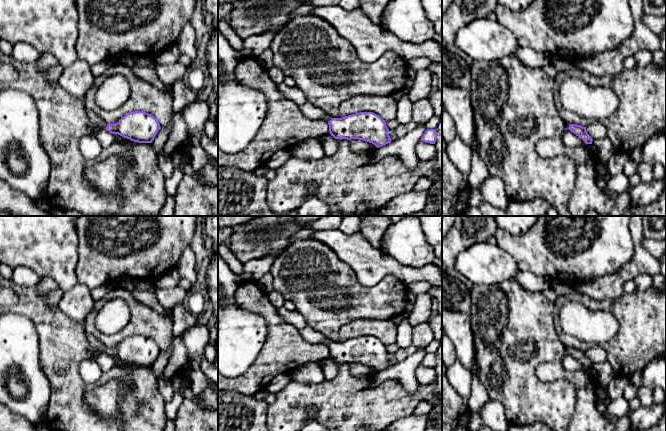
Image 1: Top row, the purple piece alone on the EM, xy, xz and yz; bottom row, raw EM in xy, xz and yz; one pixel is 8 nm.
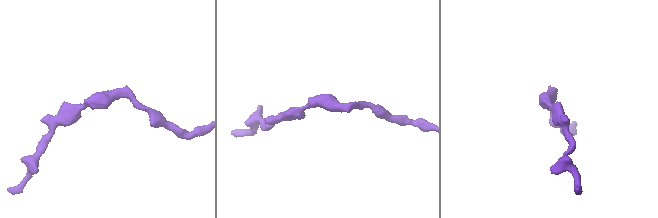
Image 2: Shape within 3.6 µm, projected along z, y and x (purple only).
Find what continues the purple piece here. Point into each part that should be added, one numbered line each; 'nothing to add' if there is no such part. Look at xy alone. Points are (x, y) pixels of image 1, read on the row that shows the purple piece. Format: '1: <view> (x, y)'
1: xy (93, 117)

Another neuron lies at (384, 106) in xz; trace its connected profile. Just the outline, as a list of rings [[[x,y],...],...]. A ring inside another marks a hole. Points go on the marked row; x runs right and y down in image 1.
[[[360,94],[341,103],[338,118],[360,112],[373,112],[383,120],[389,121],[395,119],[396,108],[397,101],[392,96]]]

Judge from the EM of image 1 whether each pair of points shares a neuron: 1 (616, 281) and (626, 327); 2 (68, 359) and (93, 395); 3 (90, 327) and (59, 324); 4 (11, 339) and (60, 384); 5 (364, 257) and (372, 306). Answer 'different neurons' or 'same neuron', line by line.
1: different neurons
2: different neurons
3: different neurons
4: different neurons
5: different neurons

